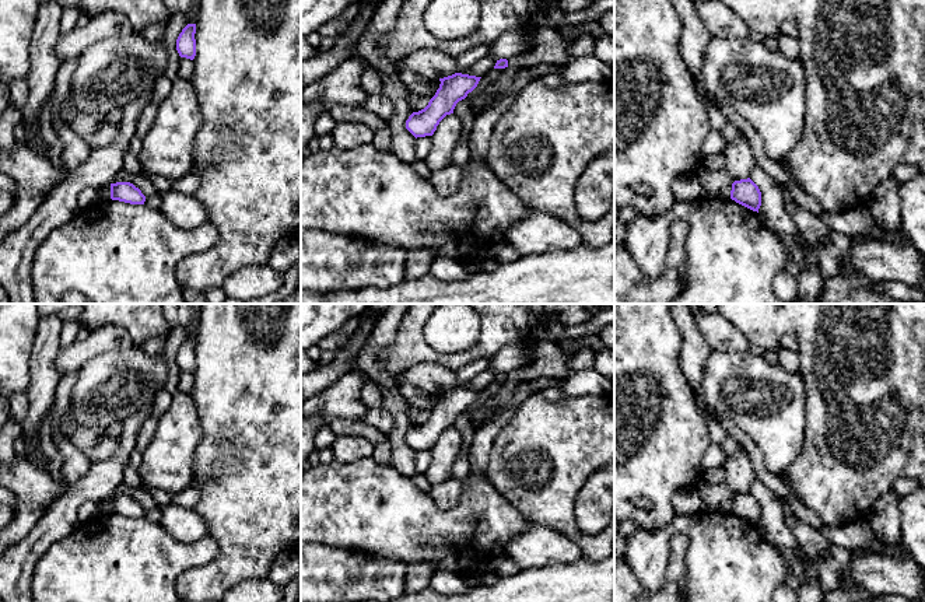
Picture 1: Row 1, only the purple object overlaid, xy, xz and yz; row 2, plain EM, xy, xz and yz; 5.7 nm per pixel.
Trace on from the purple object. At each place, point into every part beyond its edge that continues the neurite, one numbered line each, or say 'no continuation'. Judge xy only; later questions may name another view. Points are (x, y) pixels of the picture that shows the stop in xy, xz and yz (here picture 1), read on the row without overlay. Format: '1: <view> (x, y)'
no continuation

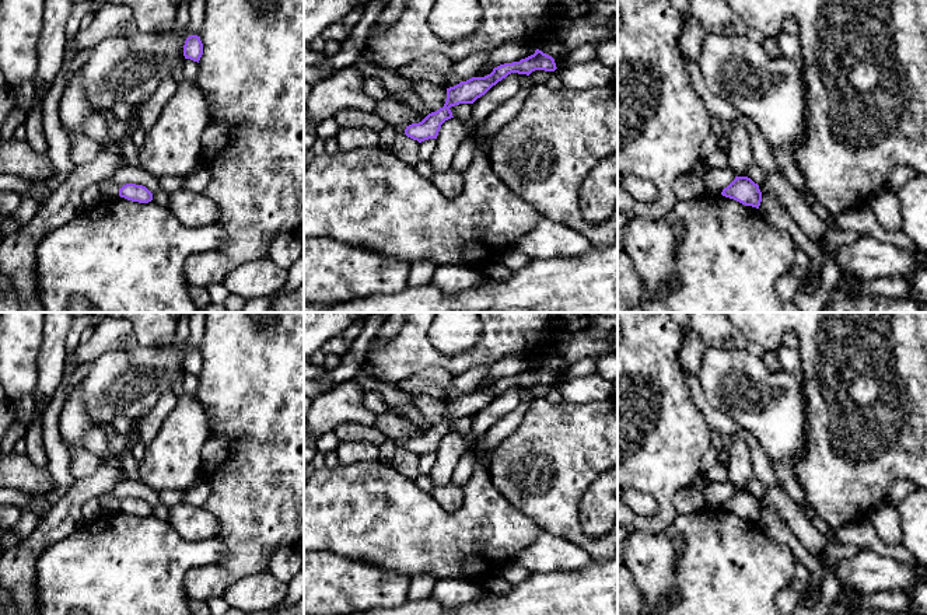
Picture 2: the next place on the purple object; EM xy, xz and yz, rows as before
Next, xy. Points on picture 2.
no continuation

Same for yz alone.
no continuation

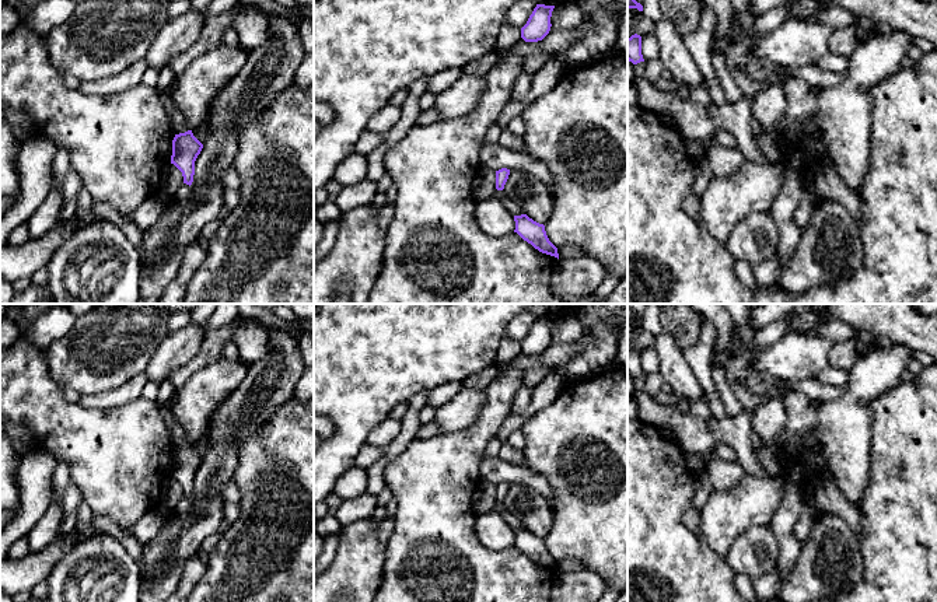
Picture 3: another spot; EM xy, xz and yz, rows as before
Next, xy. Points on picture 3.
no continuation

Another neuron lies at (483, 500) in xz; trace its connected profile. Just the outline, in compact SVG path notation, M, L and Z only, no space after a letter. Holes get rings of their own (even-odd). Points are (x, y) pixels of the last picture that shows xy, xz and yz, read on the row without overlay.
M482 480L472 500L475 517L493 511L496 504L496 486Z

